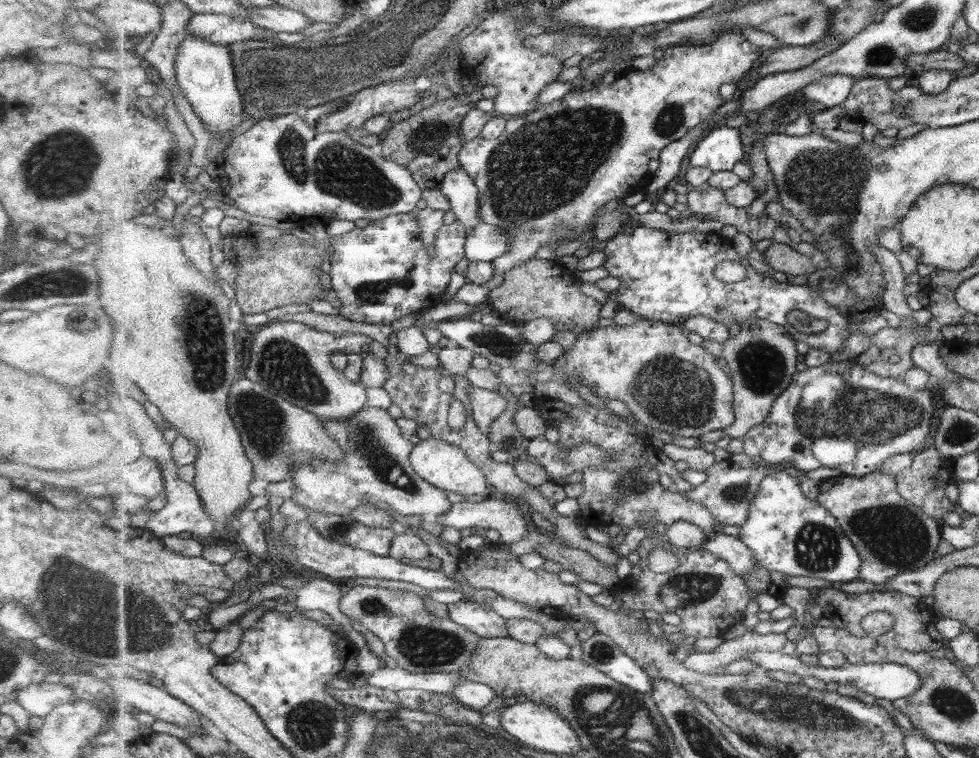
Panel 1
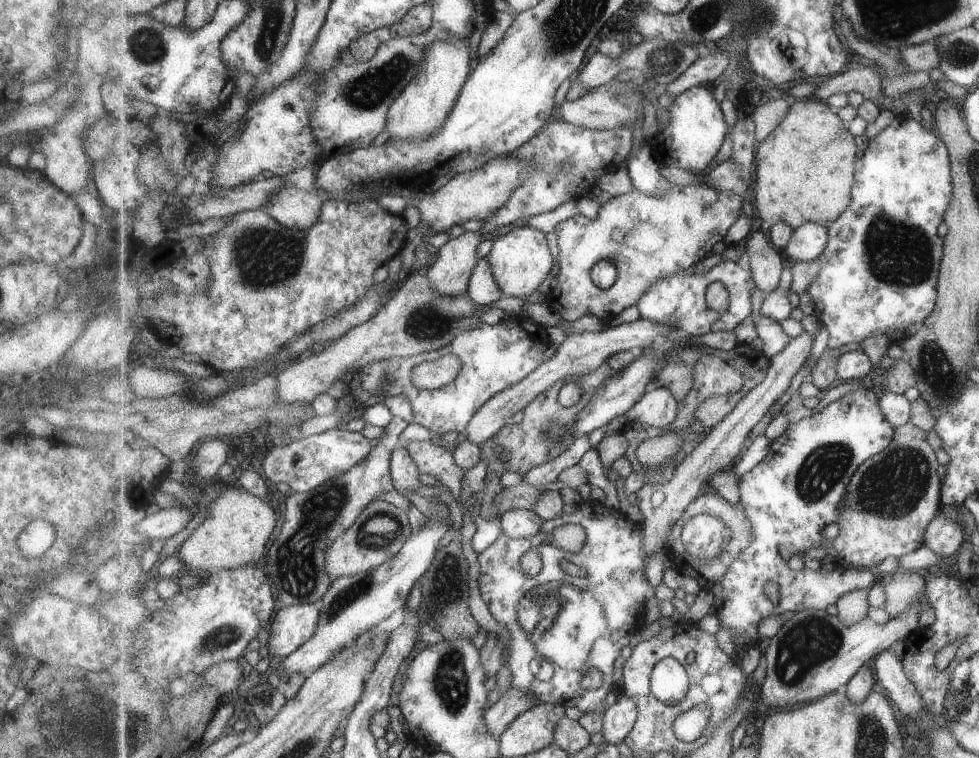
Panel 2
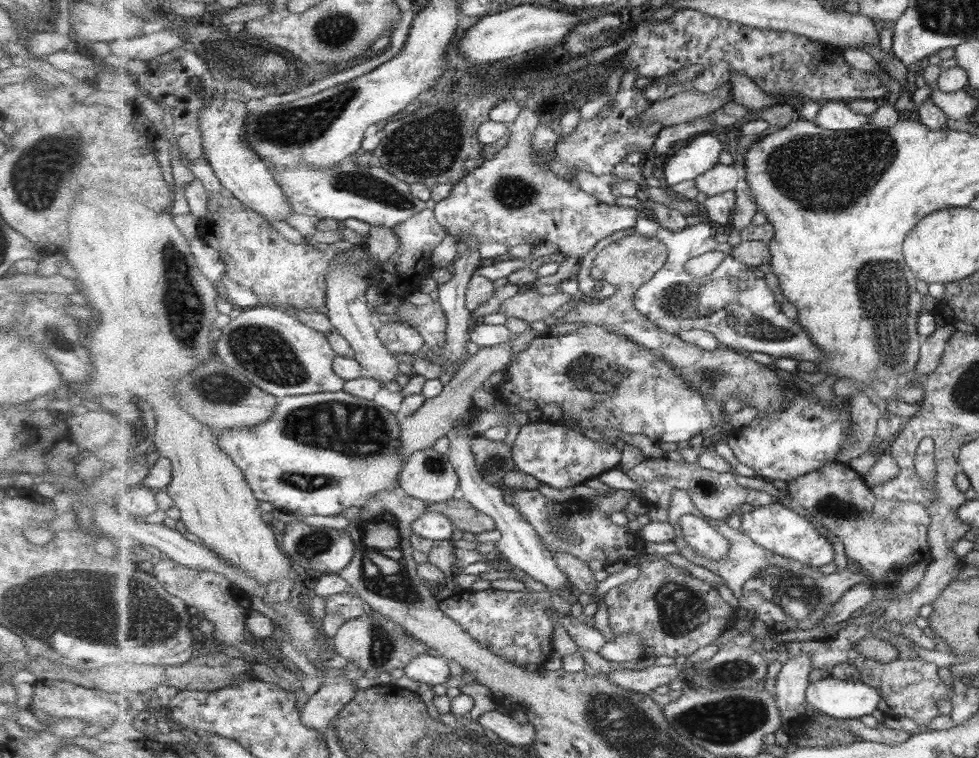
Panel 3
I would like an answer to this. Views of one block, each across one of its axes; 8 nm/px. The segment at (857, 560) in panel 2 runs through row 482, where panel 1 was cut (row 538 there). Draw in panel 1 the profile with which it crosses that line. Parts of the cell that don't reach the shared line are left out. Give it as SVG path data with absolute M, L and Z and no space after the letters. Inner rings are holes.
M880 471L868 476L855 477L842 474L829 478L820 484L821 494L816 498L837 520L845 535L861 554L862 568L860 579L884 585L902 572L918 571L935 560L937 546L942 539L942 524L934 517L923 512L899 492L899 478L891 477Z

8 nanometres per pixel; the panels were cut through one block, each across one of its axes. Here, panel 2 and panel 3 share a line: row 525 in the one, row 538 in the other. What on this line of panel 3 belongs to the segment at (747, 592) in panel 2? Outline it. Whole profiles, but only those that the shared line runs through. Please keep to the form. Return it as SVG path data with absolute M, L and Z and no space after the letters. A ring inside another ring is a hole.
M783 504L755 507L751 512L741 514L741 517L743 517L740 528L742 534L774 554L790 557L815 568L827 566L835 560L835 544L821 534L817 524L813 525L807 518L803 518Z

